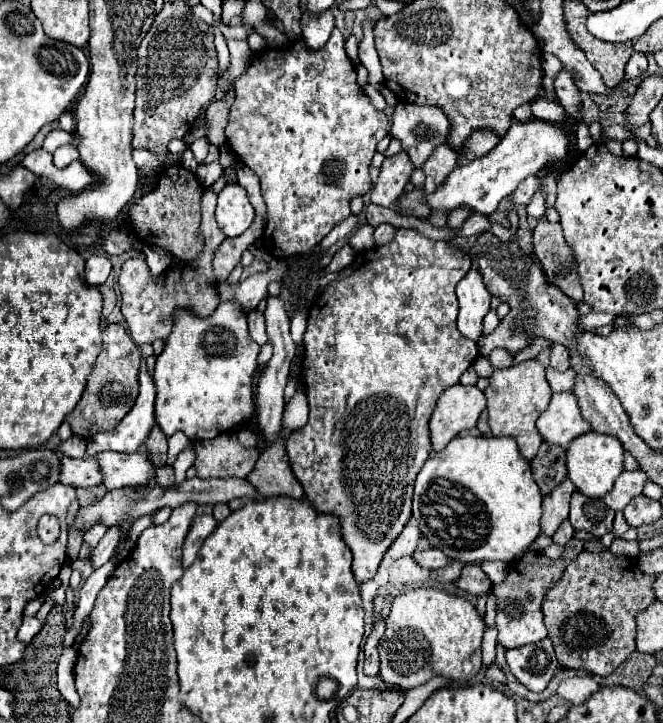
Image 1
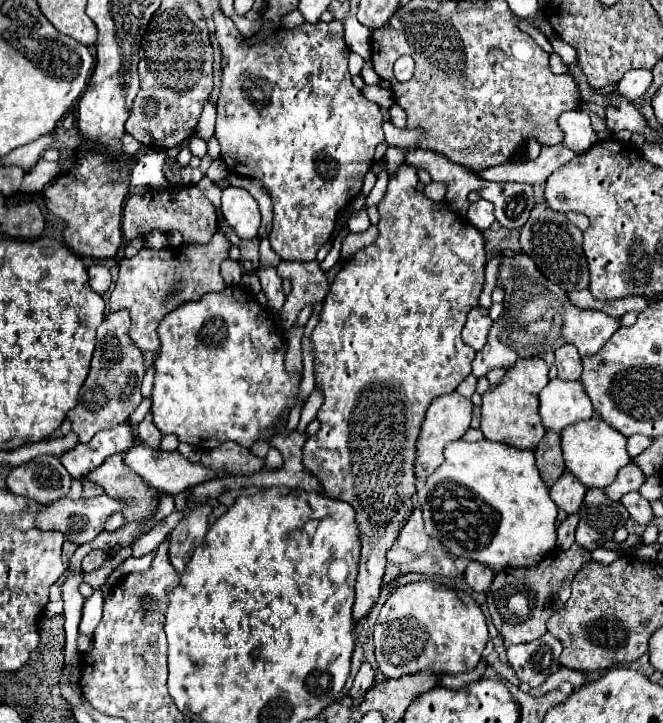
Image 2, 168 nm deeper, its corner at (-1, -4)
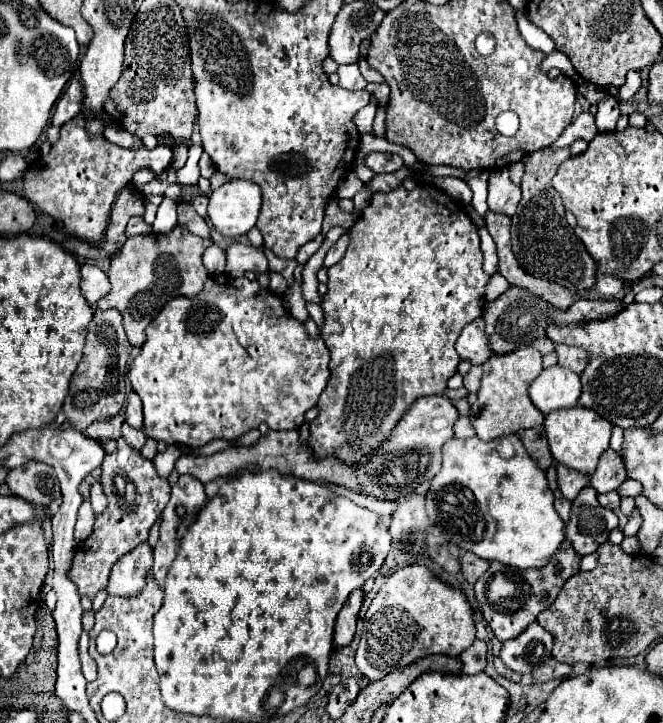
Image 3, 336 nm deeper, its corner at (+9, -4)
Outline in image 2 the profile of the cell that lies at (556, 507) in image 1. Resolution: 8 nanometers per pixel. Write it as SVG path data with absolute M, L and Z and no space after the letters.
M565 472L551 488L551 500L557 504L559 510L571 516L571 514L577 514L585 492L587 490L583 488L583 484L571 472Z

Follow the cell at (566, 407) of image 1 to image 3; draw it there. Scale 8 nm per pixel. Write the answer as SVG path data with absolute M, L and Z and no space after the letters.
M559 364L543 368L541 374L529 386L529 396L543 414L575 406L579 394L581 394L579 374Z

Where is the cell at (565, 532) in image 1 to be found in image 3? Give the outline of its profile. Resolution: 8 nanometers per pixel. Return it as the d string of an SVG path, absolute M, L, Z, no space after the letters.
M557 490L555 492L555 508L559 512L559 516L563 518L563 522L569 522L569 510L571 510L571 502Z

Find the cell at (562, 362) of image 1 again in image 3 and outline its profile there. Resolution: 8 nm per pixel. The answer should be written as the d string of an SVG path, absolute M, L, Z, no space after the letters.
M557 344L555 350L557 350L557 356L559 356L559 366L571 368L577 374L581 374L585 370L587 360L589 360L587 350L577 348L577 346L567 346L567 344Z

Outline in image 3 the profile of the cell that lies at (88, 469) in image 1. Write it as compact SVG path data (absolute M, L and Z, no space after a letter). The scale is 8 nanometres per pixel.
M119 438L117 448L105 454L101 468L101 482L109 504L107 510L97 516L93 534L85 542L77 544L73 564L69 568L69 580L79 588L81 596L89 598L95 598L99 590L107 588L111 568L121 556L147 542L151 526L161 518L171 496L169 480L161 478L155 466L145 460L139 450L129 446L125 438Z

